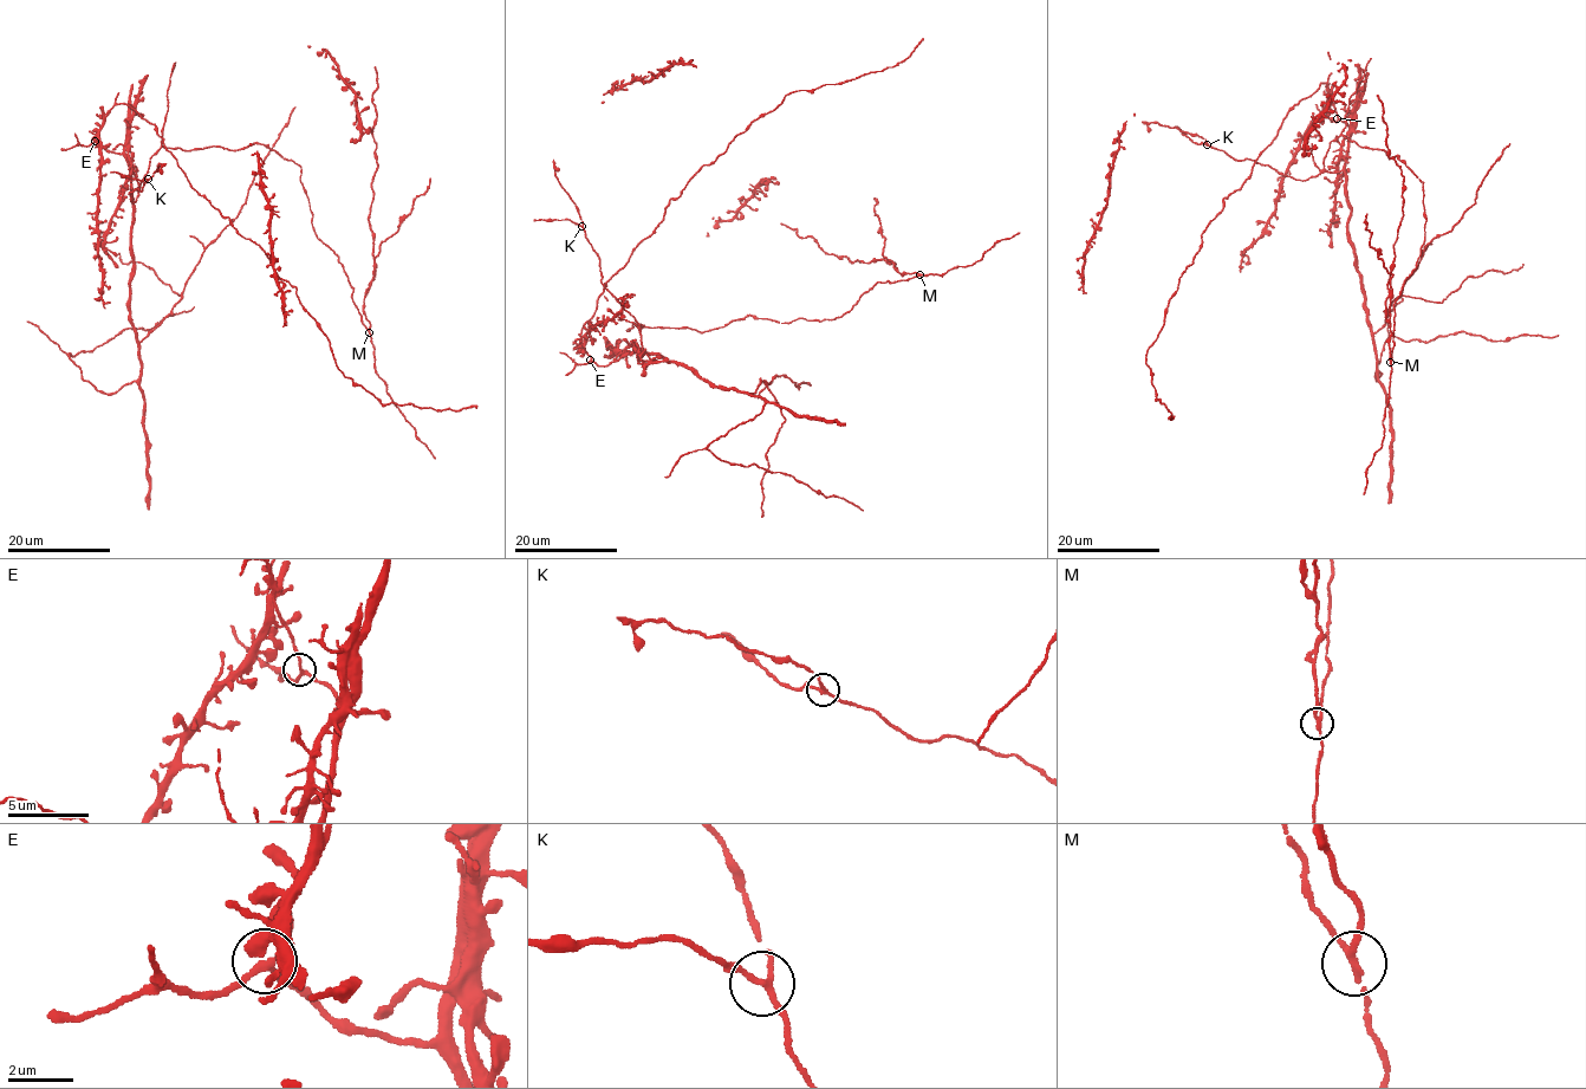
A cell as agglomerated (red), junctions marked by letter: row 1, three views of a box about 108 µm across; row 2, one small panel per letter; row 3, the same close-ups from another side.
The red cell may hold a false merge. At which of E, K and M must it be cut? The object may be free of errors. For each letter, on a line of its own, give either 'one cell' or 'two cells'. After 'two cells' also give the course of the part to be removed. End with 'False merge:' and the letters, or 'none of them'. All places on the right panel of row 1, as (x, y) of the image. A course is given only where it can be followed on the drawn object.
E: one cell
K: one cell
M: two cells; foreign part runs (1390, 361), (1388, 279), (1402, 216), (1403, 175), (1401, 166), (1389, 156), (1383, 103), (1377, 95)
False merge: M

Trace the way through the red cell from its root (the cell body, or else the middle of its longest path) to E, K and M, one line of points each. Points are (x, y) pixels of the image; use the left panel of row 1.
E: (157, 150), (143, 181), (134, 189), (128, 159), (108, 151), (95, 141)
K: (157, 150), (132, 203), (129, 193), (142, 190), (148, 179)
M: (157, 150), (163, 146), (234, 150), (261, 143), (299, 167), (314, 234), (338, 257), (369, 331)

